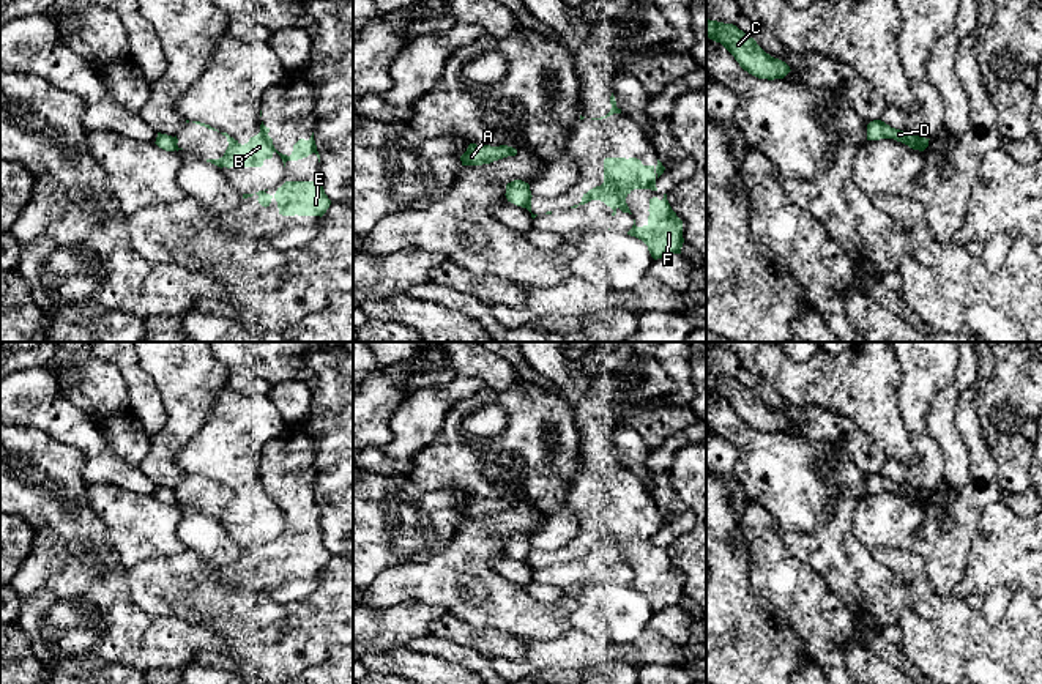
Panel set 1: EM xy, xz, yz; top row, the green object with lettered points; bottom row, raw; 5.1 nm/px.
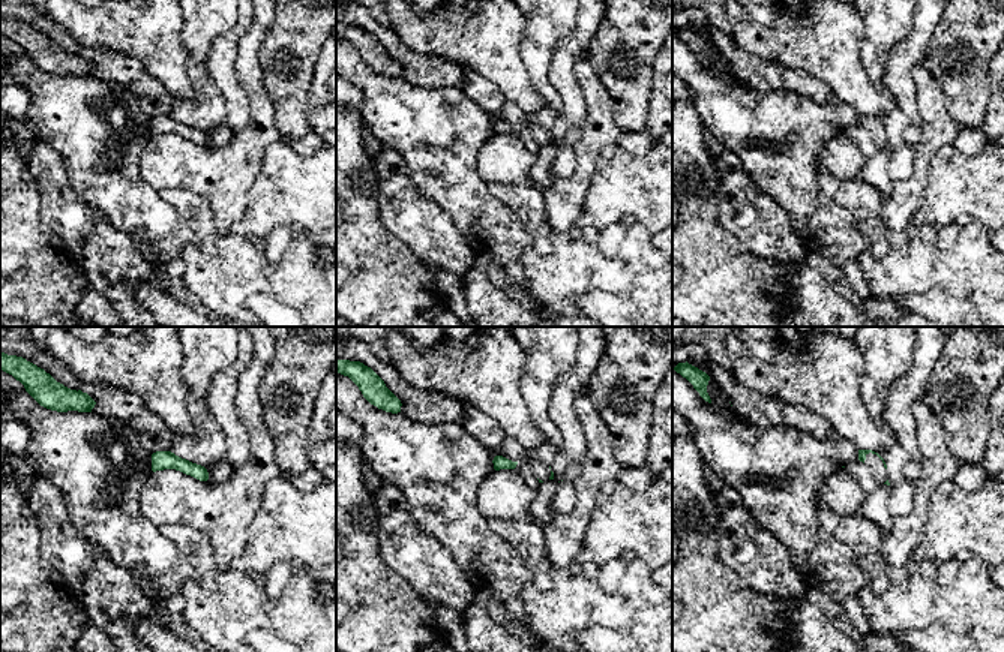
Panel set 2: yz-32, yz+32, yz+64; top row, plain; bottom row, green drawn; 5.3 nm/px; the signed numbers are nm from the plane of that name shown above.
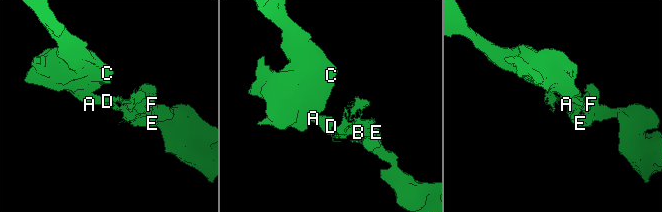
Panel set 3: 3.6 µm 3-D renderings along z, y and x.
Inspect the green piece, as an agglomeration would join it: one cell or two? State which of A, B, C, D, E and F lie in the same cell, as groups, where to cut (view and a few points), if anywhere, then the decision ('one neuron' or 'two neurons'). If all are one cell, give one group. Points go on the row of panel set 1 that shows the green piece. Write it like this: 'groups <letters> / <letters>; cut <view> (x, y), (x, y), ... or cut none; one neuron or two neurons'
groups A C D / B E F; cut yz (915, 136), (919, 148); two neurons

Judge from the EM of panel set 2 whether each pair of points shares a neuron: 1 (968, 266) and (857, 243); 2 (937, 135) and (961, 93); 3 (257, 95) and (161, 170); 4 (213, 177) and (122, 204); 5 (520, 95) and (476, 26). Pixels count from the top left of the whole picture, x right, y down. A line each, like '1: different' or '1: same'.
1: different
2: different
3: same
4: different
5: same

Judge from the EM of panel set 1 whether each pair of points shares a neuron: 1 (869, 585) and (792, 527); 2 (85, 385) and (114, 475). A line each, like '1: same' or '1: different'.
1: same
2: different

